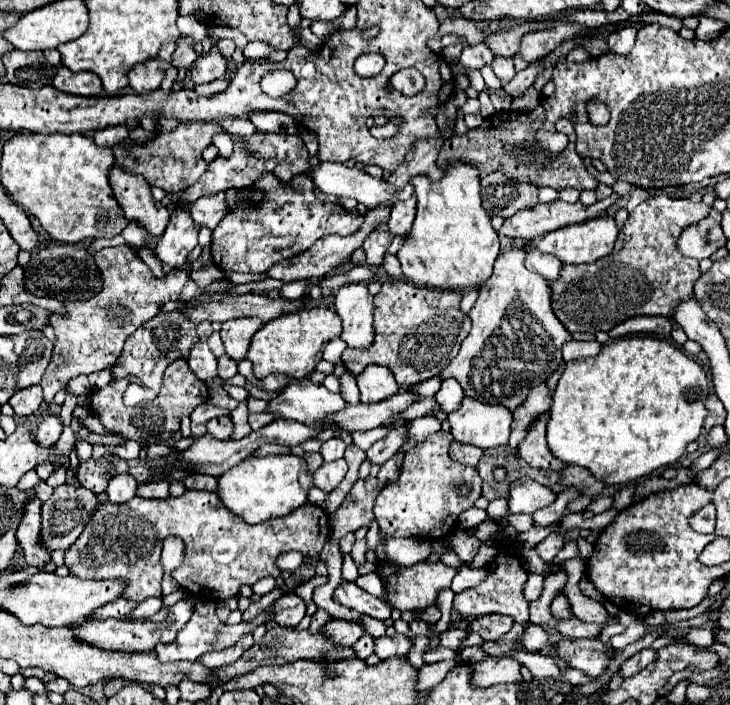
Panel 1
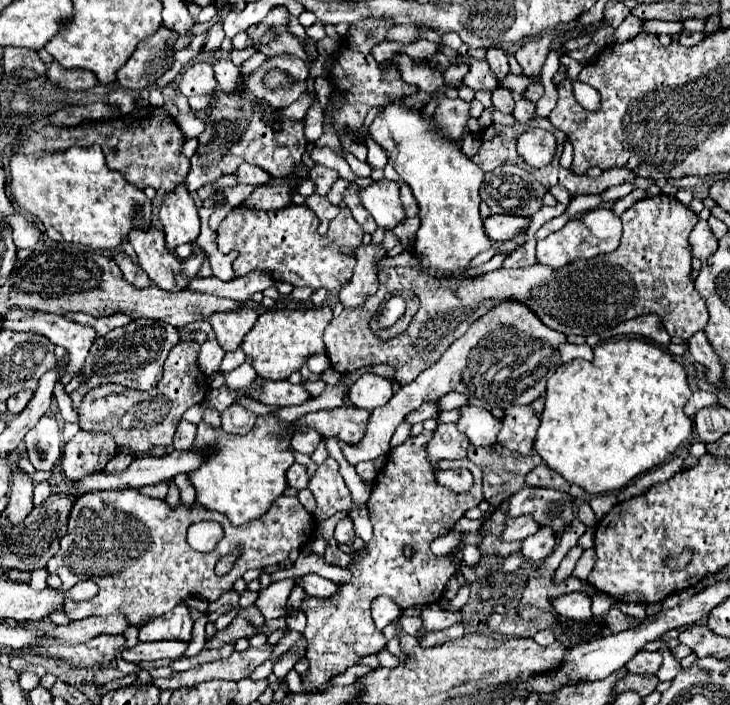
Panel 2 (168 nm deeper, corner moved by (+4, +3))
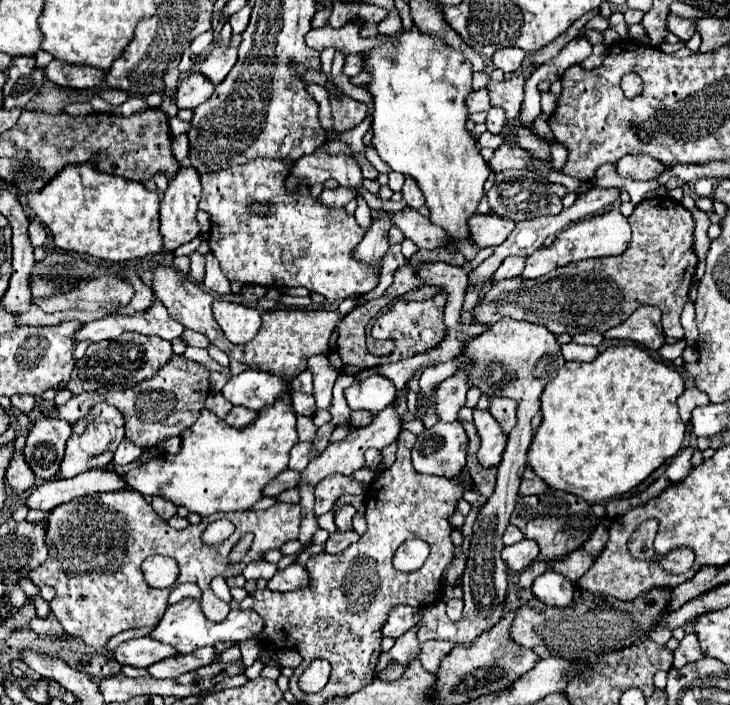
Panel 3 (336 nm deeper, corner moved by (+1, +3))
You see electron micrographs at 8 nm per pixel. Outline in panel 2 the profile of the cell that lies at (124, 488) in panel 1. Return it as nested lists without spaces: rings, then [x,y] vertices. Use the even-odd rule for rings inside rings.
[[[119,450],[119,452],[109,460],[109,464],[105,466],[105,470],[107,470],[107,472],[113,472],[113,470],[123,472],[123,470],[131,464],[131,460],[133,460],[133,456],[131,456],[131,454],[127,454],[127,452]]]

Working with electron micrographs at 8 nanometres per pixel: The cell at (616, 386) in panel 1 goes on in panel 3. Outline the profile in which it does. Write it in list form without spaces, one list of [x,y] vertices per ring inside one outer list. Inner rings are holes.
[[[634,344],[608,346],[592,362],[566,362],[558,376],[546,384],[542,394],[542,424],[532,440],[528,464],[550,488],[572,492],[588,504],[600,504],[620,496],[646,480],[668,458],[682,448],[686,424],[682,422],[676,398],[684,392],[680,372],[662,360],[652,358]]]

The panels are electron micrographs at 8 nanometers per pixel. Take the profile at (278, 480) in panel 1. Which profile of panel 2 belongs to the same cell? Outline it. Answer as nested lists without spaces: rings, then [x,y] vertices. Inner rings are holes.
[[[271,414],[258,416],[253,430],[245,436],[227,434],[221,428],[213,428],[201,420],[197,424],[197,438],[195,438],[193,446],[213,446],[213,450],[209,452],[205,464],[201,464],[201,468],[197,468],[197,472],[187,474],[189,482],[195,488],[197,504],[225,514],[233,526],[239,526],[239,524],[245,524],[249,520],[263,516],[269,510],[271,502],[275,498],[279,498],[283,494],[283,490],[287,488],[285,472],[295,462],[290,448],[291,432],[293,432],[293,426],[289,422],[281,422],[279,418],[275,418]]]

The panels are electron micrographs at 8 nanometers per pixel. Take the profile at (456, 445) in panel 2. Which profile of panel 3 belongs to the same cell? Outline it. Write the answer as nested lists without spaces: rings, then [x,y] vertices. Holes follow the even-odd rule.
[[[438,422],[424,430],[412,450],[412,464],[422,474],[458,476],[466,464],[468,438],[462,424]]]

